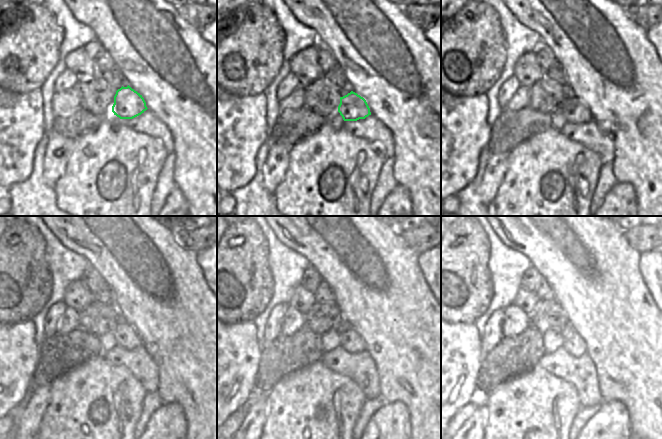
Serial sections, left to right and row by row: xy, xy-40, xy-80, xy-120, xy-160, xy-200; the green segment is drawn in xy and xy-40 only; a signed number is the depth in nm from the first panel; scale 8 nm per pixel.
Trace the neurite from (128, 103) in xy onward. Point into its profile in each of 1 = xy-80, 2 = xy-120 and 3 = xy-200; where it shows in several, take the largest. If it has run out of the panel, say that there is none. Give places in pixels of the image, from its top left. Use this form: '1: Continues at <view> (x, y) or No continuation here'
1: Continues at xy-80 (573, 109)
2: Continues at xy-120 (126, 337)
3: Continues at xy-200 (575, 345).

